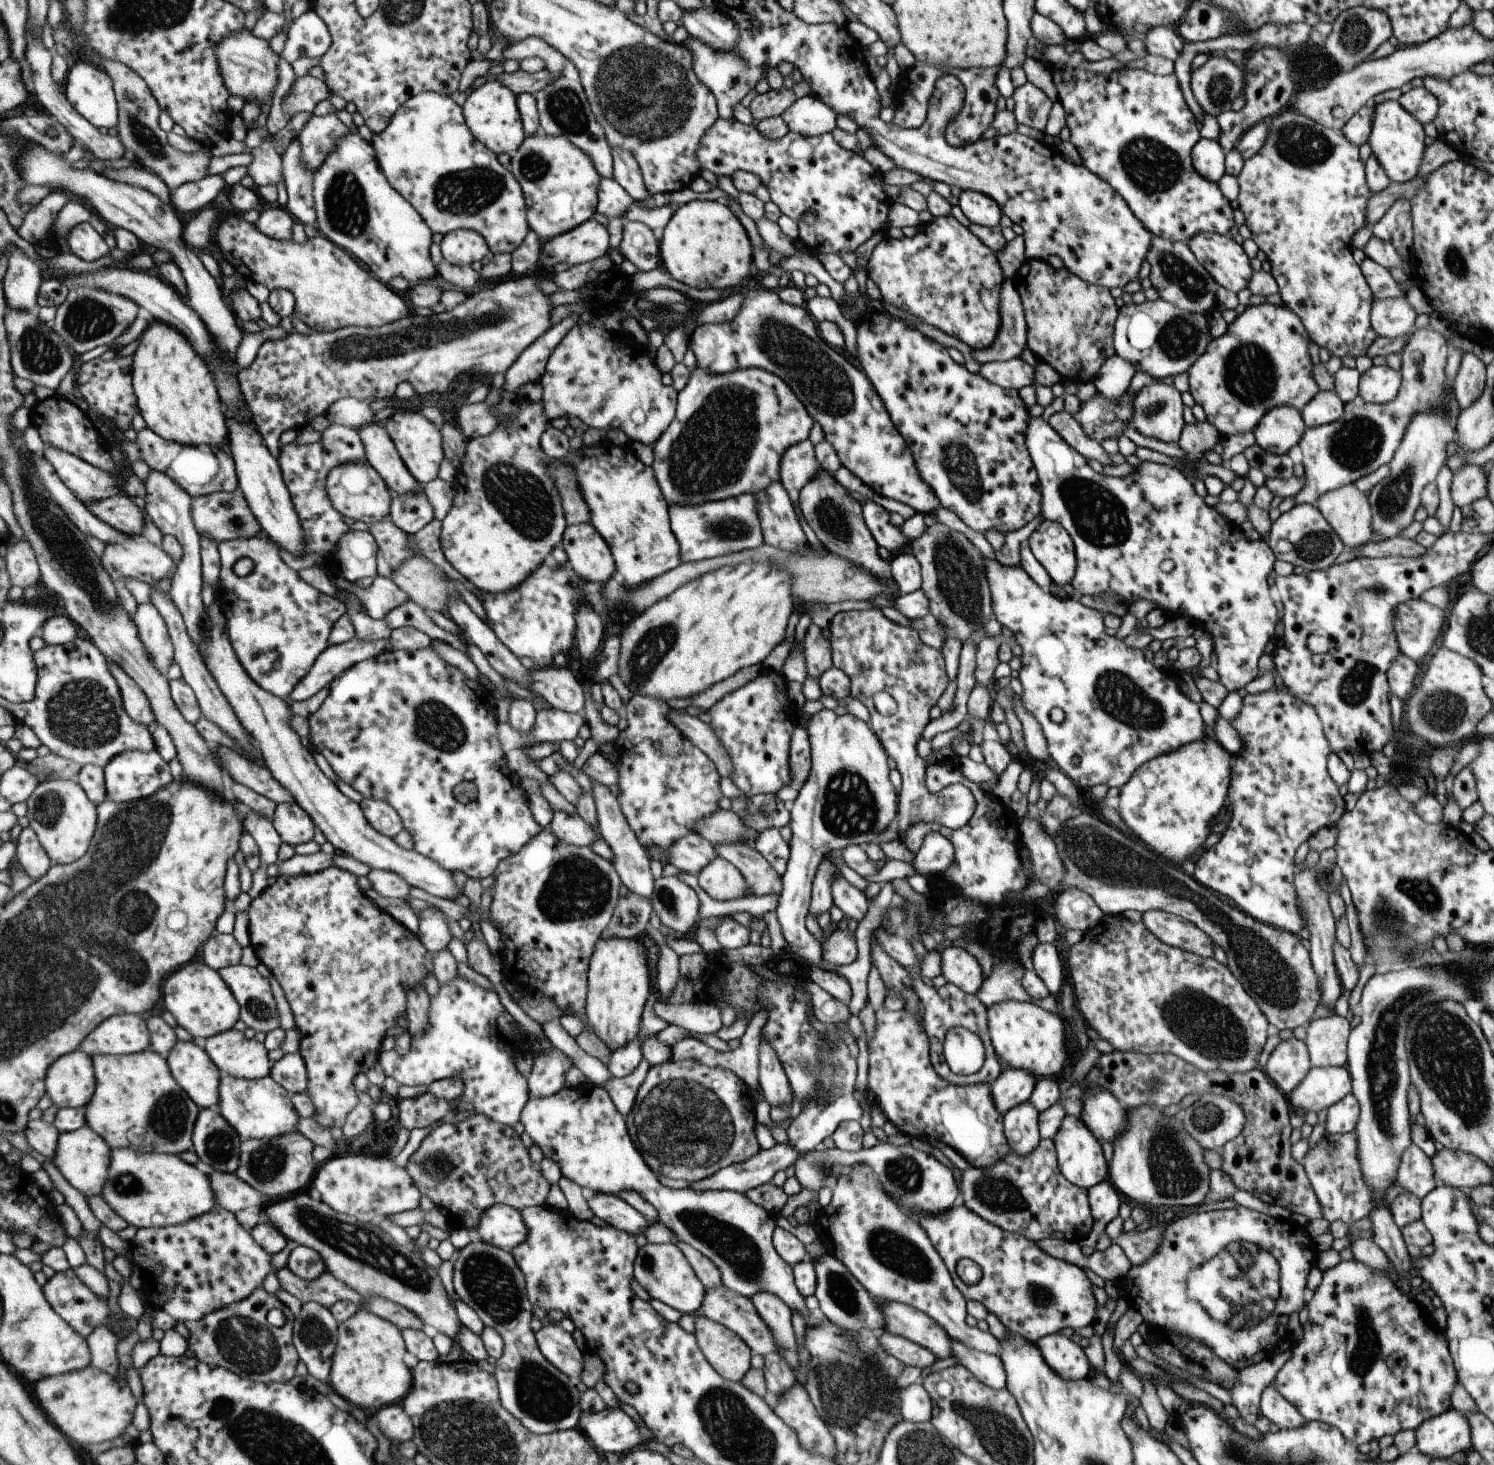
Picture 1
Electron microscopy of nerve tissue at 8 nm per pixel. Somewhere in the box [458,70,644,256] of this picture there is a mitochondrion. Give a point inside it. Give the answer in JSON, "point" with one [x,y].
{"point":[565,105]}

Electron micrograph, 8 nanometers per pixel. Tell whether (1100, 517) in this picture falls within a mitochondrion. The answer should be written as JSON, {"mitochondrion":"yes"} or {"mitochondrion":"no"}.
{"mitochondrion":"yes"}

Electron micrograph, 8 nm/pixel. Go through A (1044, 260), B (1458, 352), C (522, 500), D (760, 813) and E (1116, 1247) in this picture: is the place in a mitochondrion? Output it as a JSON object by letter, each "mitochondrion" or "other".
{"A":"other","B":"other","C":"mitochondrion","D":"mitochondrion","E":"other"}

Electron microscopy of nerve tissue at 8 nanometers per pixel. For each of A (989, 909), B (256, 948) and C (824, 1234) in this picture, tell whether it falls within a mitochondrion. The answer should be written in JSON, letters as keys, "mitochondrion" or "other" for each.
{"A":"other","B":"other","C":"other"}

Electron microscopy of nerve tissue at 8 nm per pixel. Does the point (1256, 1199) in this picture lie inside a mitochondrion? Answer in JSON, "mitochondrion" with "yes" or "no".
{"mitochondrion":"no"}

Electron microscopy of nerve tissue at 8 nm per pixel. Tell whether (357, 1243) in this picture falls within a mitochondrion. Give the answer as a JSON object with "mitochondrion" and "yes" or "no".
{"mitochondrion":"yes"}

